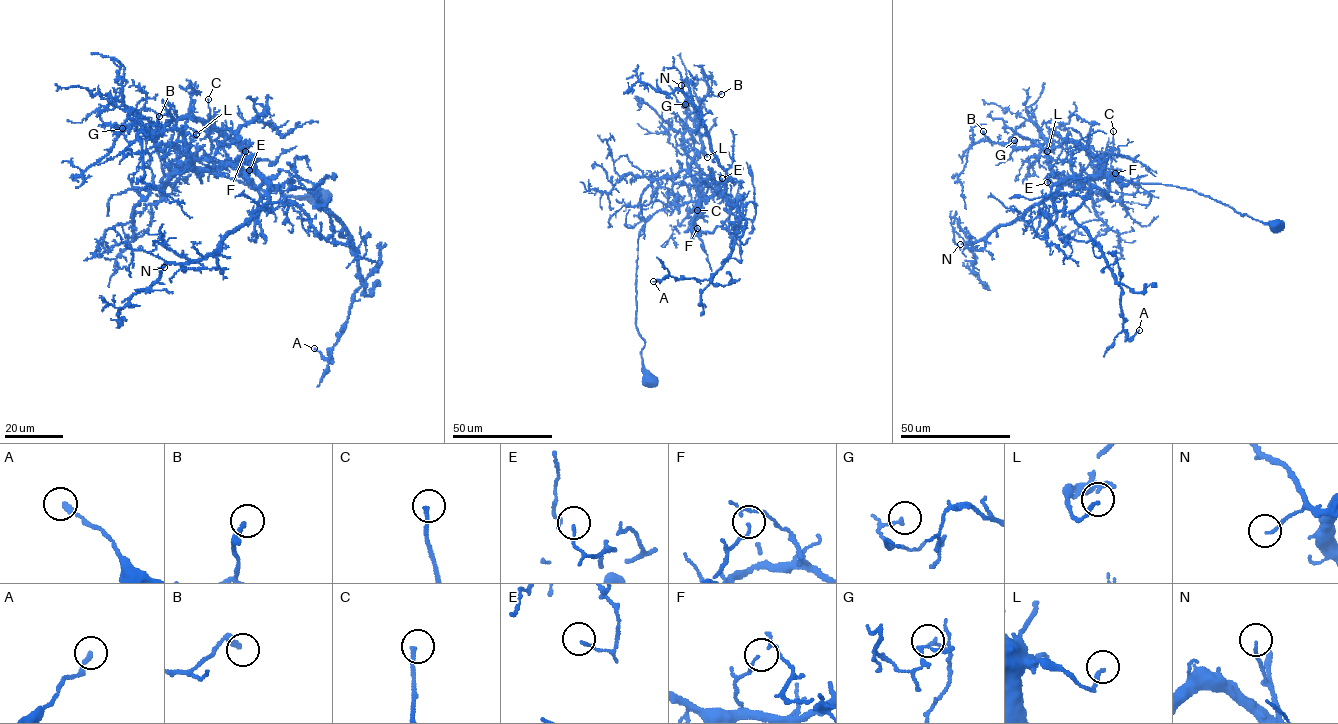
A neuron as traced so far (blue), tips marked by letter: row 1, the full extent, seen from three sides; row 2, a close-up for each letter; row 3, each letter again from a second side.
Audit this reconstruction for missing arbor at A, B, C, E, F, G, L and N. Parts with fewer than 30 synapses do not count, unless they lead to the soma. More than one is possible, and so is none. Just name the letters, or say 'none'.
none

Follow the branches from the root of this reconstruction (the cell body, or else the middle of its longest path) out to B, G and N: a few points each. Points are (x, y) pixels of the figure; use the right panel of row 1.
B: (1277, 224), (1176, 186), (1115, 176), (1061, 180), (1041, 147), (994, 143), (983, 131)
G: (1277, 224), (1176, 186), (1115, 176), (1061, 180), (1041, 147), (1013, 150), (1014, 140)
N: (1277, 224), (1176, 186), (1115, 176), (1068, 178), (1013, 221), (960, 244)

